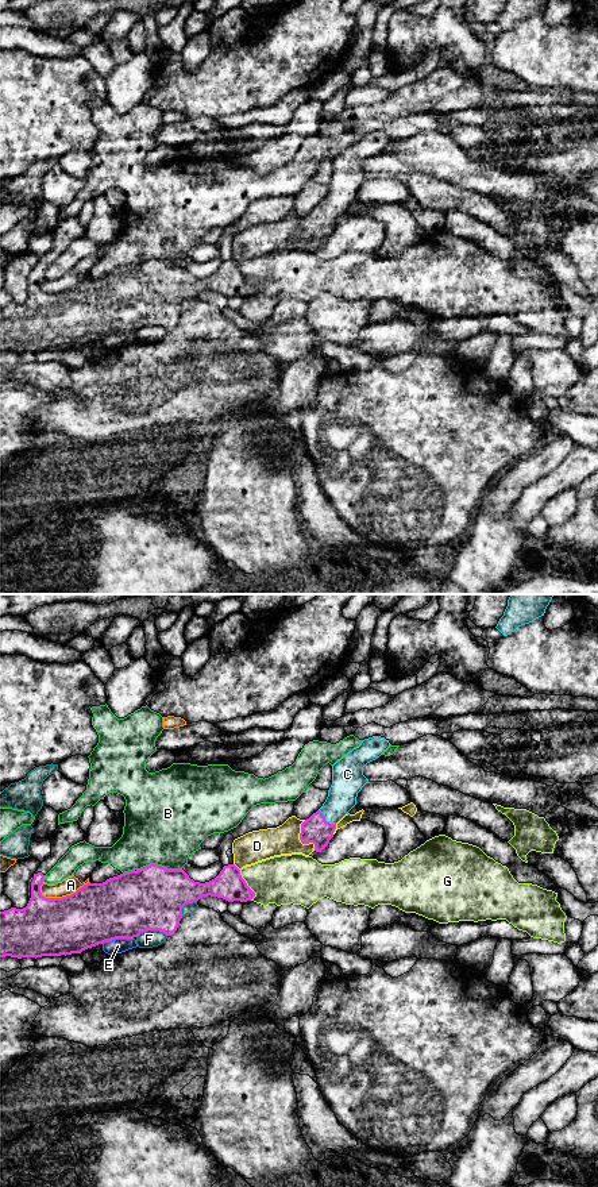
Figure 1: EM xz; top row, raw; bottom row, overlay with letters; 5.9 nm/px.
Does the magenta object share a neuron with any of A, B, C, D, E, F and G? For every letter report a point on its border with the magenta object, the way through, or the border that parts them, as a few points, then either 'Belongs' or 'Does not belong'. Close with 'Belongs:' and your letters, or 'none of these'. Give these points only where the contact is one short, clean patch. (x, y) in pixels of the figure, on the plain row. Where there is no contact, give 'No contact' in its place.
A: Touches magenta at xz (64, 292). Does not belong
B: Touches magenta at xz (158, 261). Does not belong
C: Touches magenta at xz (324, 215). Path across: xz (315, 224), (324, 215), (342, 191). Belongs
D: Touches magenta at xz (300, 234). Does not belong
E: Touches magenta at xz (116, 332). Does not belong
F: Touches magenta at xz (151, 324). Does not belong
G: Touches magenta at xz (246, 280). Does not belong
Belongs: C

